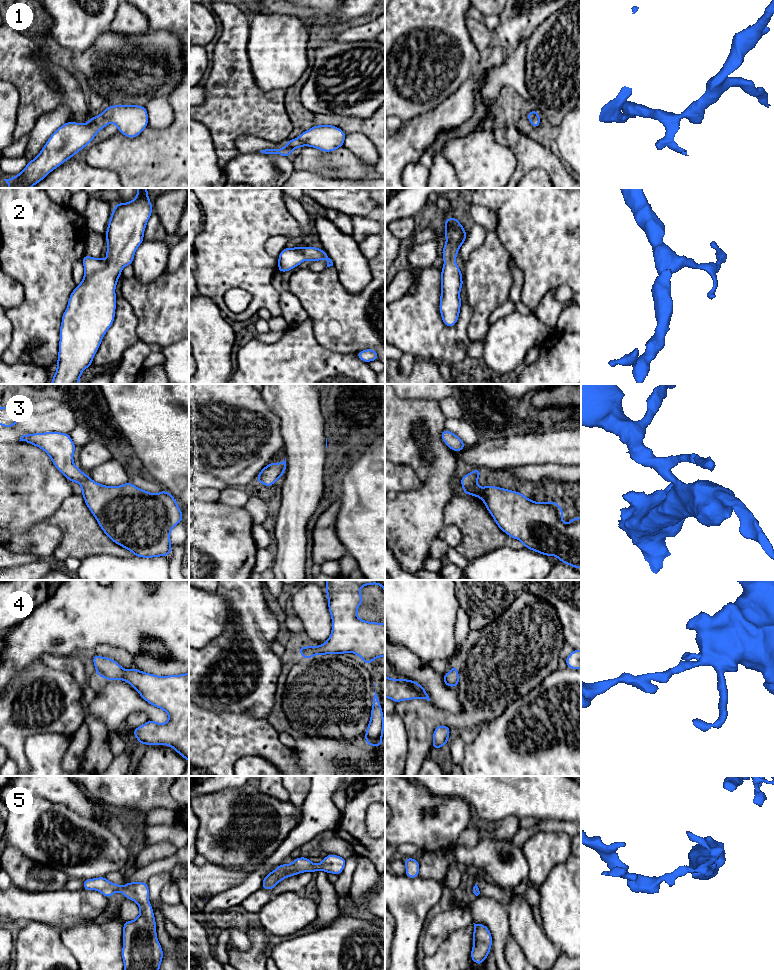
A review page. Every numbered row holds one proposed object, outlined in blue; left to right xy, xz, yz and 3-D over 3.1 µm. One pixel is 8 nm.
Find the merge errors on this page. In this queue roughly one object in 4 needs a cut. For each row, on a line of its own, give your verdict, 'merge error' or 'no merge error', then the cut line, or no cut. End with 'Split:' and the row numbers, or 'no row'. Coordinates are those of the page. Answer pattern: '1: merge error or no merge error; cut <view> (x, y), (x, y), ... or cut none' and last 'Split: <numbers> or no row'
1: no merge error; cut none
2: no merge error; cut none
3: no merge error; cut none
4: no merge error; cut none
5: no merge error; cut none
Split: no row

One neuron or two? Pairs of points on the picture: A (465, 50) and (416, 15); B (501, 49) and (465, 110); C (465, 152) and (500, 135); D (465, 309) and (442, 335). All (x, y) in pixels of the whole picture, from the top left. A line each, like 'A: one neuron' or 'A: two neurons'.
A: one neuron
B: one neuron
C: two neurons
D: one neuron

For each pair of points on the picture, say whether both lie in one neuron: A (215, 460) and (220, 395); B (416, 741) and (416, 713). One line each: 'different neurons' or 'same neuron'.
A: same neuron
B: same neuron

